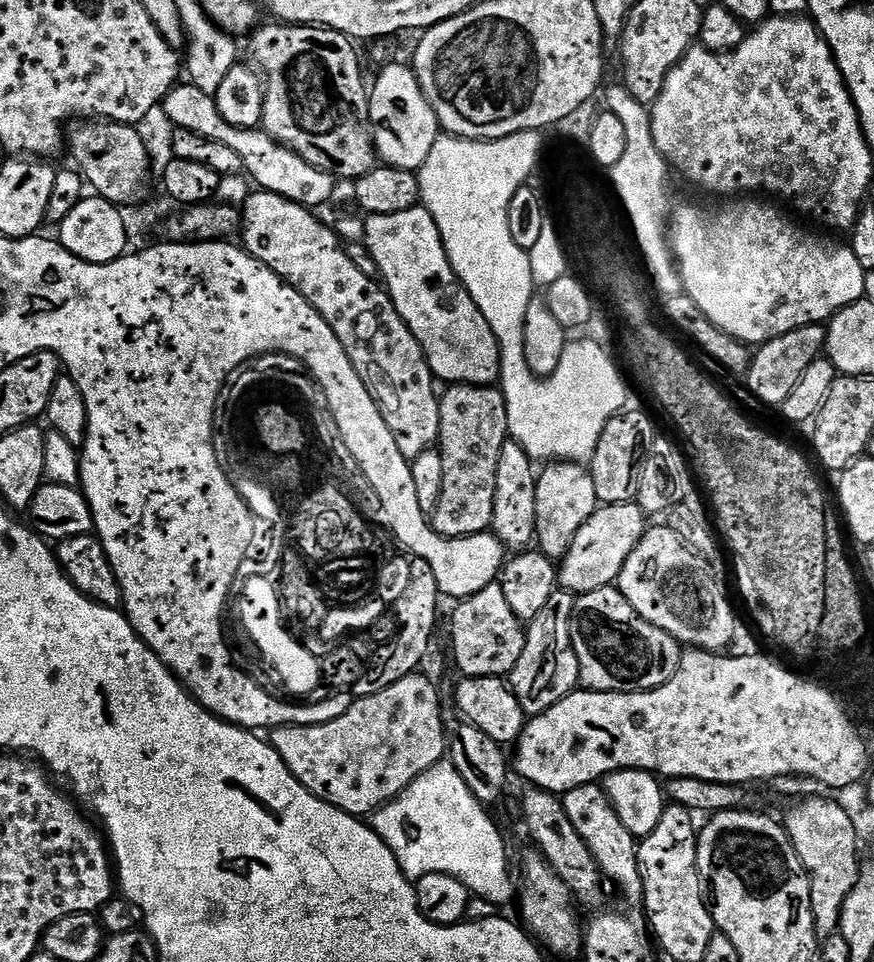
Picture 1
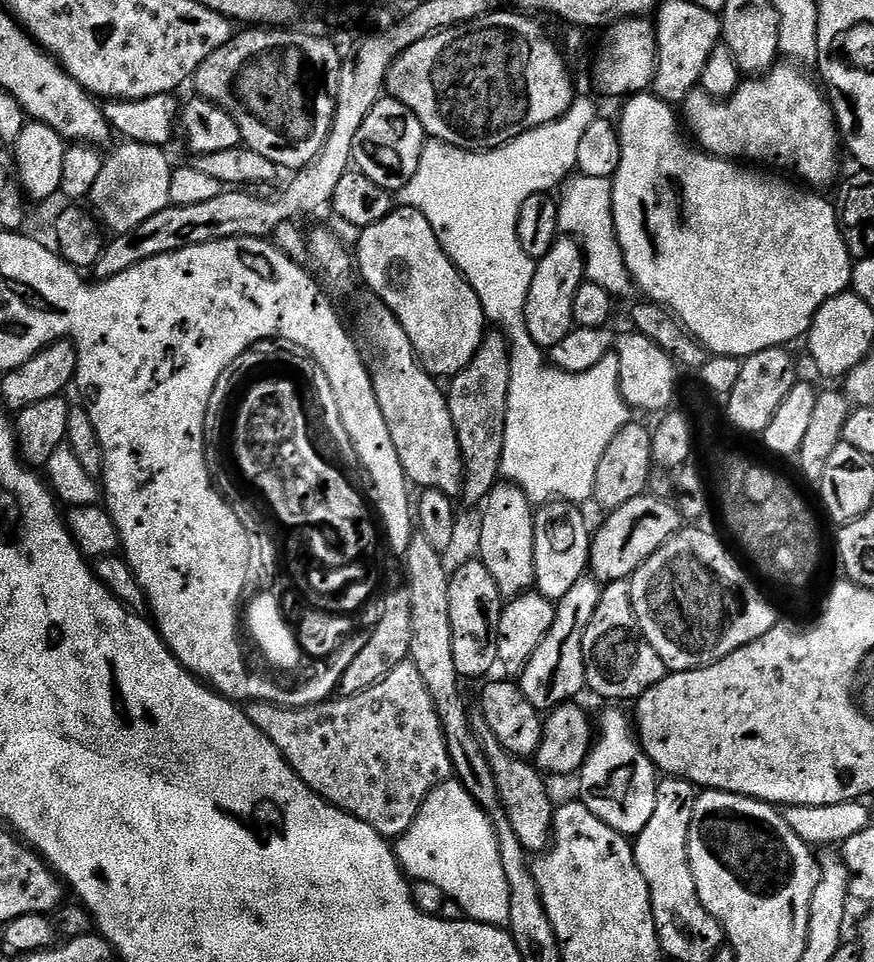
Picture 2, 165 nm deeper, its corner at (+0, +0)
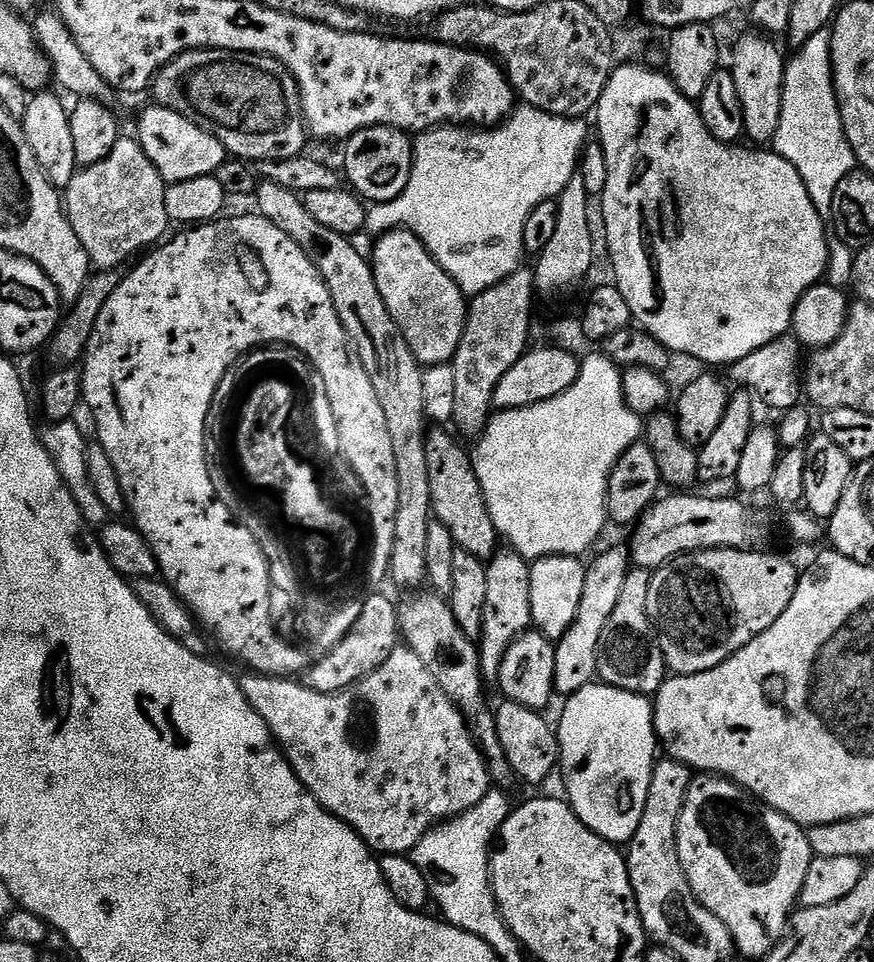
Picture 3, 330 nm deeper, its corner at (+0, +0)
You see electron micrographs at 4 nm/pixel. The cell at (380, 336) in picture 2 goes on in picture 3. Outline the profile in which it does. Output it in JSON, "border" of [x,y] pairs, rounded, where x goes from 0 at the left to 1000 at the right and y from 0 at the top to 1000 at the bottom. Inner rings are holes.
{"border":[[[494,447],[487,456],[487,489],[492,489],[494,534],[506,543],[506,547],[510,547],[510,551],[515,551],[515,559],[519,559],[523,570],[557,584],[570,573],[570,554],[561,538],[561,530],[556,526],[556,518],[551,514],[537,467],[534,470],[525,462],[527,458],[514,449]]]}

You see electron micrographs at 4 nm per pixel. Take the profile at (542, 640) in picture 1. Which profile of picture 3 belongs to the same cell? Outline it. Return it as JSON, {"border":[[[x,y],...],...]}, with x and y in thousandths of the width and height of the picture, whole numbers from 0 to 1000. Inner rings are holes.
{"border":[[[717,569],[696,570],[678,586],[672,587],[664,633],[645,662],[636,669],[634,709],[642,725],[649,726],[683,706],[684,667],[689,663],[689,655],[693,655],[693,647],[698,647],[698,638],[703,638],[703,630],[707,630],[707,621],[712,619],[712,608],[716,606],[720,593],[721,574]]]}

